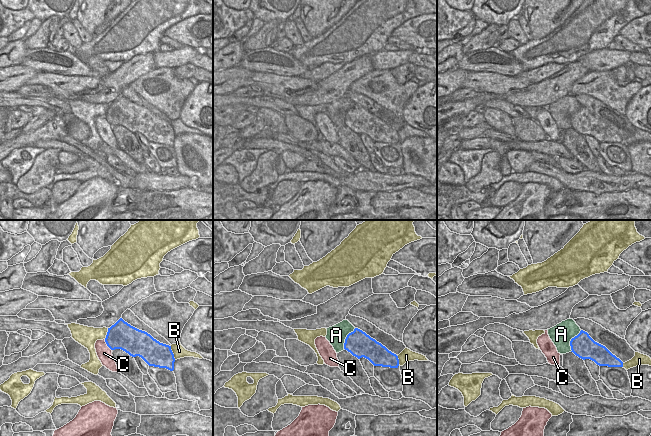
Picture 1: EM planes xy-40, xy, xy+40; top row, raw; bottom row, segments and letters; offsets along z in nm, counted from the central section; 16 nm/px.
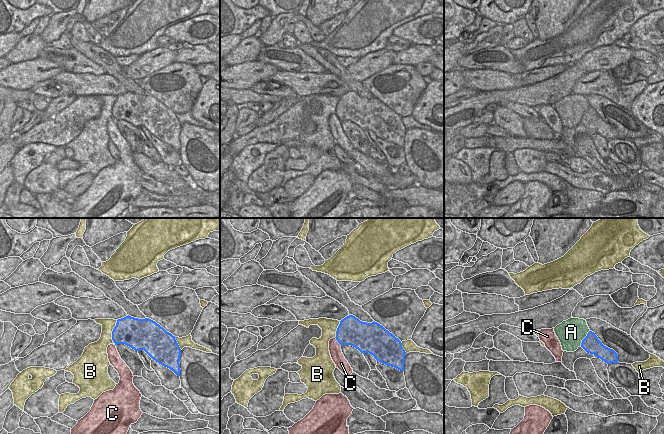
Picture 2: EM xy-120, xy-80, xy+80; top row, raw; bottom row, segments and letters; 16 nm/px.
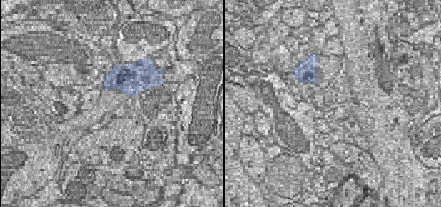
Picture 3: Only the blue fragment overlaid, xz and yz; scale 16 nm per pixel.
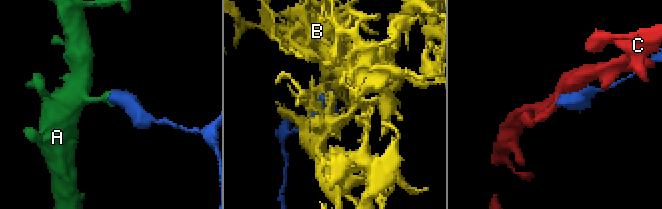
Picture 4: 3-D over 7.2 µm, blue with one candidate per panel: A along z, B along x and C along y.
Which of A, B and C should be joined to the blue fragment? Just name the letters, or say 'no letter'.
no letter

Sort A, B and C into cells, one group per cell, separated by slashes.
A / B / C

